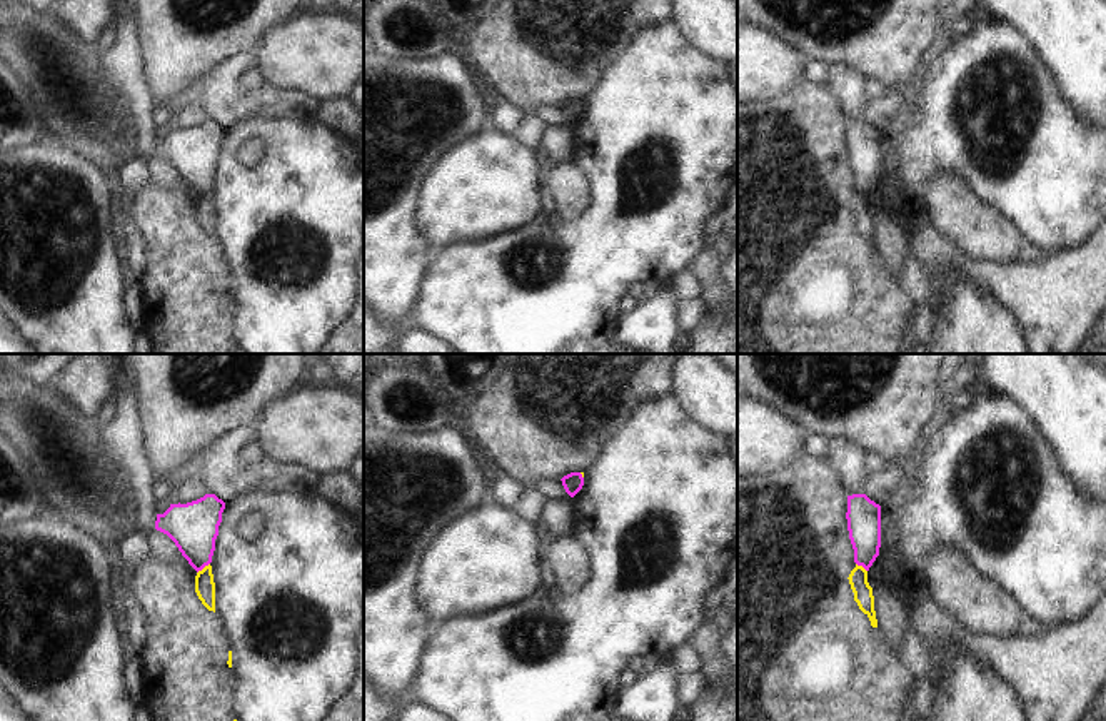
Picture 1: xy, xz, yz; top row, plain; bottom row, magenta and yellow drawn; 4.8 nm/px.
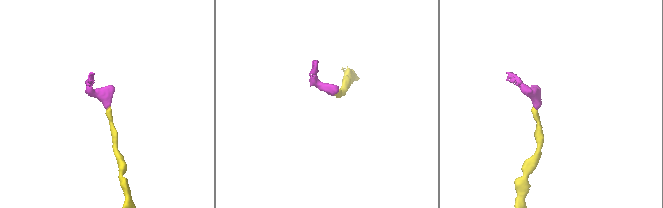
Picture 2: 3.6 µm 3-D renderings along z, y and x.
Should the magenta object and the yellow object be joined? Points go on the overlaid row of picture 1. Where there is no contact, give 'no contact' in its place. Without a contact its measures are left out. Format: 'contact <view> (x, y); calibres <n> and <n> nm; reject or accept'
contact xy (202, 568); calibres 240 and 100 nm; reject

